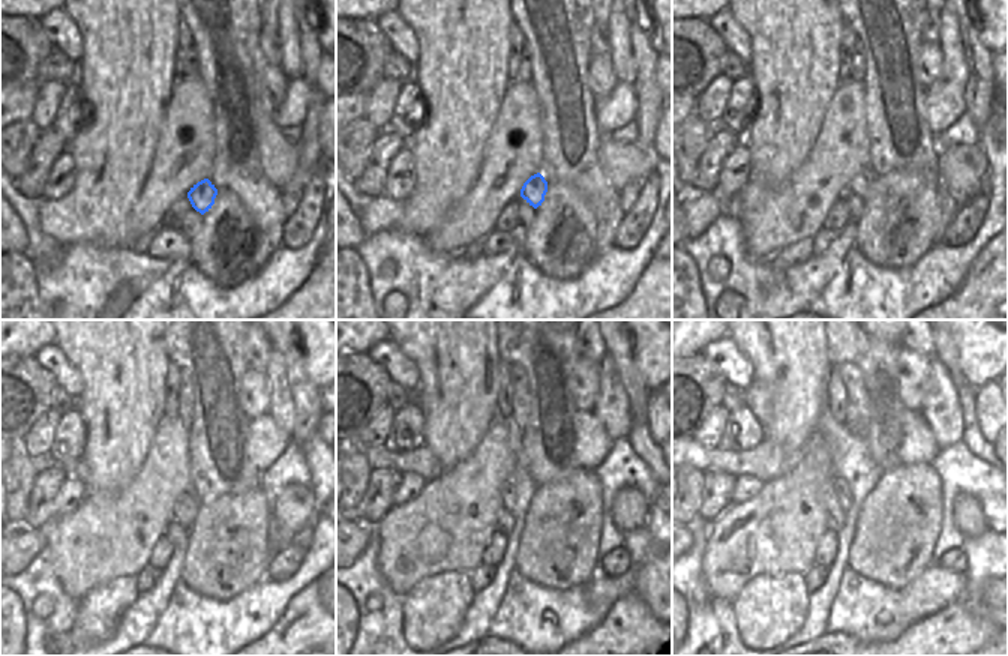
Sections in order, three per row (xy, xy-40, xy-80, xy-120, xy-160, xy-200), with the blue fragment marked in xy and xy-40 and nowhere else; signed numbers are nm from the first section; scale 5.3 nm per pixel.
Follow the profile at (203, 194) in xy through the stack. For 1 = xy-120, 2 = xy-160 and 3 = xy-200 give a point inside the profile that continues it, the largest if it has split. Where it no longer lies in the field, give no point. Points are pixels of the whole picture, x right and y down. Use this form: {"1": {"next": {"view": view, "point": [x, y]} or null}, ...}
{"1": {"next": {"view": "xy-120", "point": [185, 517]}}, "2": {"next": {"view": "xy-160", "point": [509, 497]}}, "3": {"next": {"view": "xy-200", "point": [842, 488]}}}

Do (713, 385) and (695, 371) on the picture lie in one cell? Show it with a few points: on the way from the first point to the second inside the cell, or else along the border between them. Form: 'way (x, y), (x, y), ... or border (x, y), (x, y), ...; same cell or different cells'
way (708, 385), (699, 376); same cell

